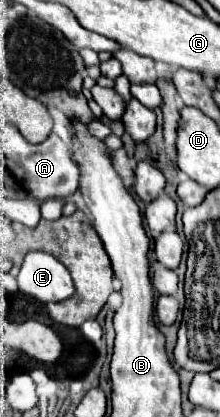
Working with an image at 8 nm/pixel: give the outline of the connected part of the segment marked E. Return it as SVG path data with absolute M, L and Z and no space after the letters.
M29 252L25 256L17 284L19 292L43 304L63 302L75 292L69 270L47 252Z

